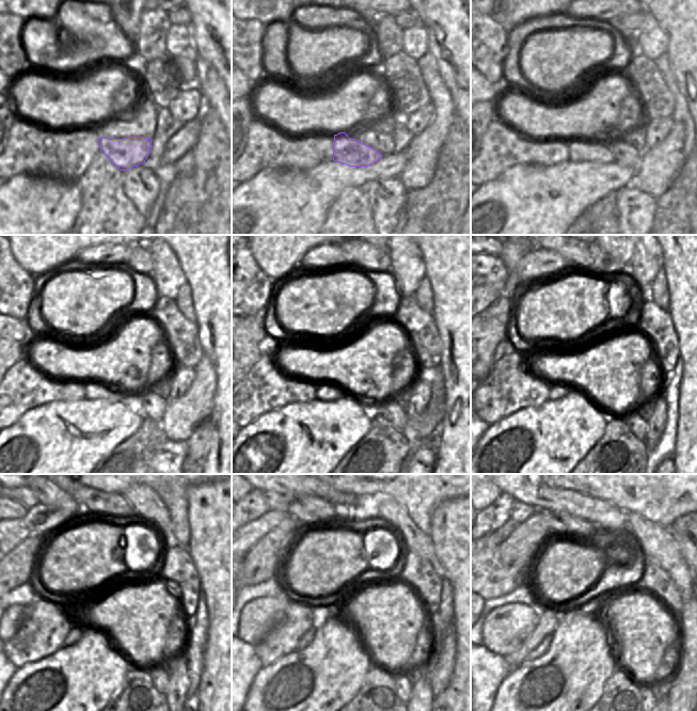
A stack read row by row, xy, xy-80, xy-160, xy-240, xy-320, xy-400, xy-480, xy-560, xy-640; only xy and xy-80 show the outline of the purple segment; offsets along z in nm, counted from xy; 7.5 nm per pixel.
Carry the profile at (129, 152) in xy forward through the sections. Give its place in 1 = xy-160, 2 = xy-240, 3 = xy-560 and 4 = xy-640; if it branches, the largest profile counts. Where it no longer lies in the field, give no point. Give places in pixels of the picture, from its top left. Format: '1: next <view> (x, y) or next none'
1: next xy-160 (579, 149)
2: next xy-240 (93, 390)
3: next xy-560 (309, 636)
4: next xy-640 (541, 649)

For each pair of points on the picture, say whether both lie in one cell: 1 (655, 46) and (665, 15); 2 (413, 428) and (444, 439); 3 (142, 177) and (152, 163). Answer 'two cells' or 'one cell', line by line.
1: two cells
2: two cells
3: two cells

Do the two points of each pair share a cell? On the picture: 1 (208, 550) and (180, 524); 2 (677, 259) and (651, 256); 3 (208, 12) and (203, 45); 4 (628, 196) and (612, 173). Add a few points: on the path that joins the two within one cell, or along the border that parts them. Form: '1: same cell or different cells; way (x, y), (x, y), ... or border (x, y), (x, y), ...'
1: different cells; border (188, 508), (189, 542), (187, 548)
2: different cells; border (659, 246), (662, 252), (664, 268)
3: same cell; way (208, 20), (205, 25), (205, 36)
4: different cells; border (633, 183), (620, 187), (614, 193)

